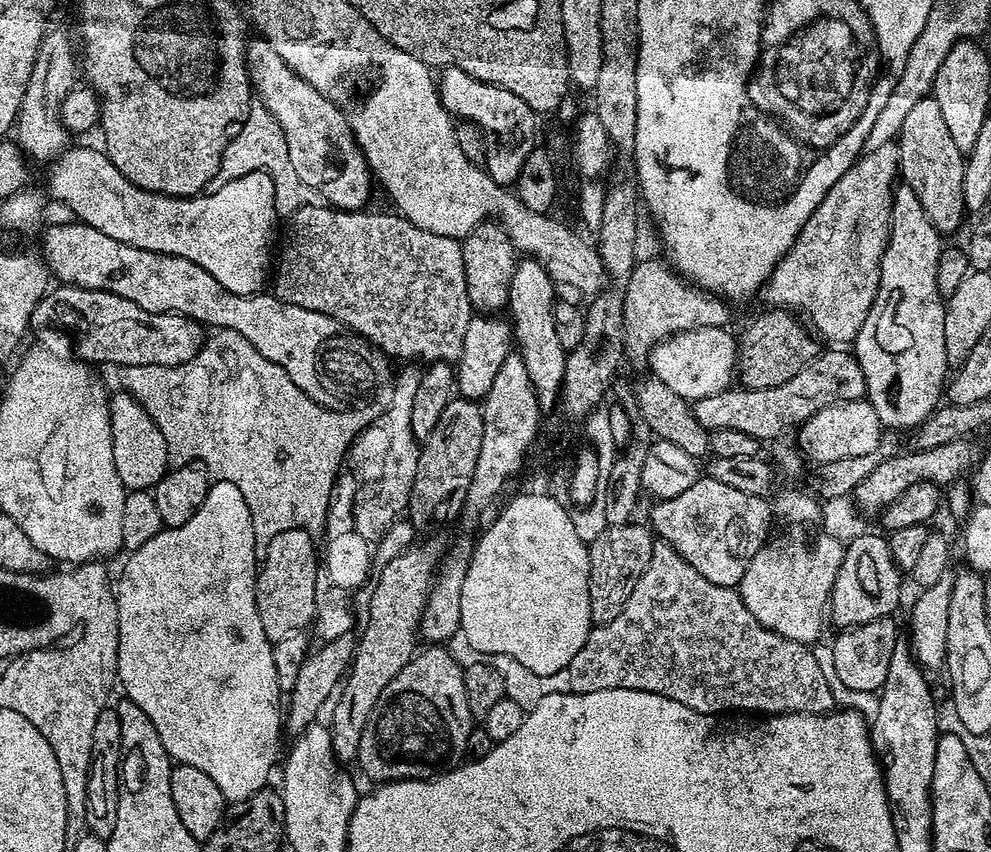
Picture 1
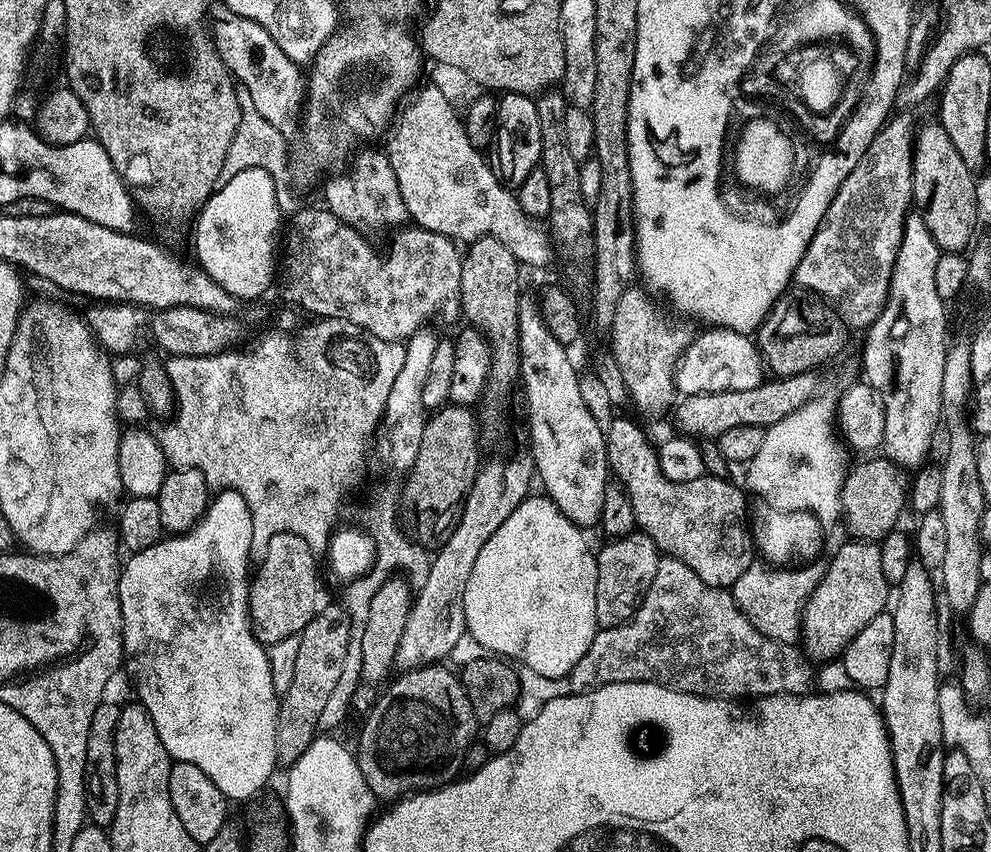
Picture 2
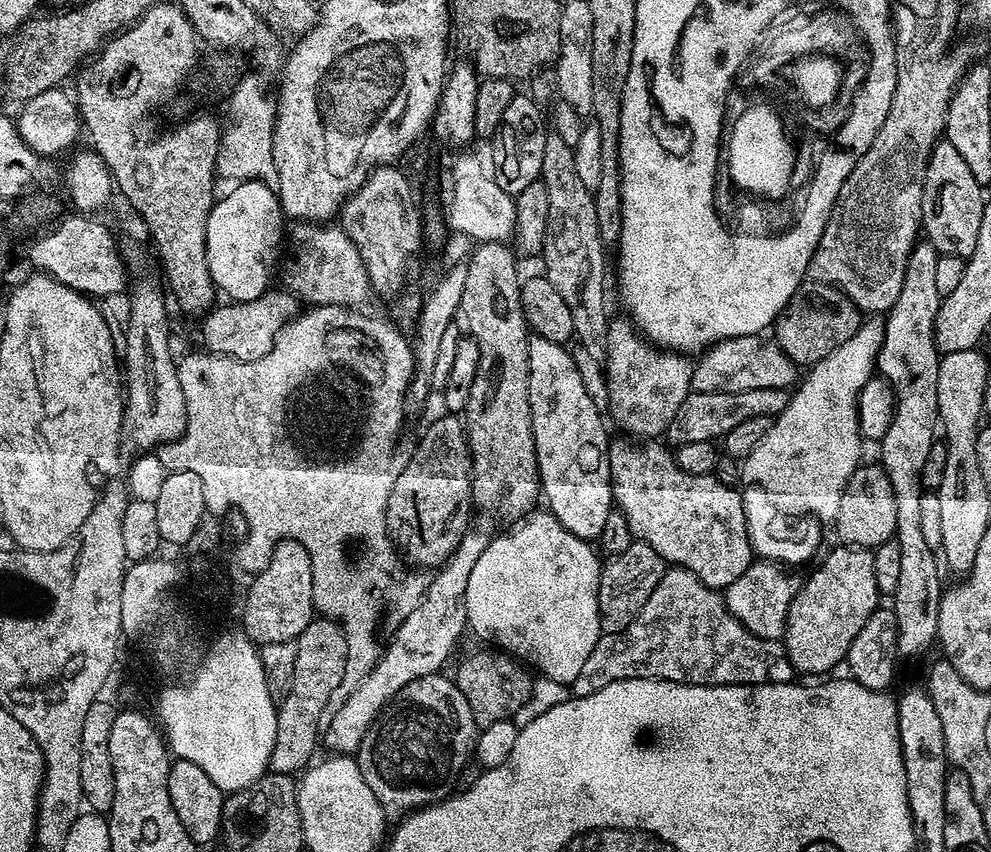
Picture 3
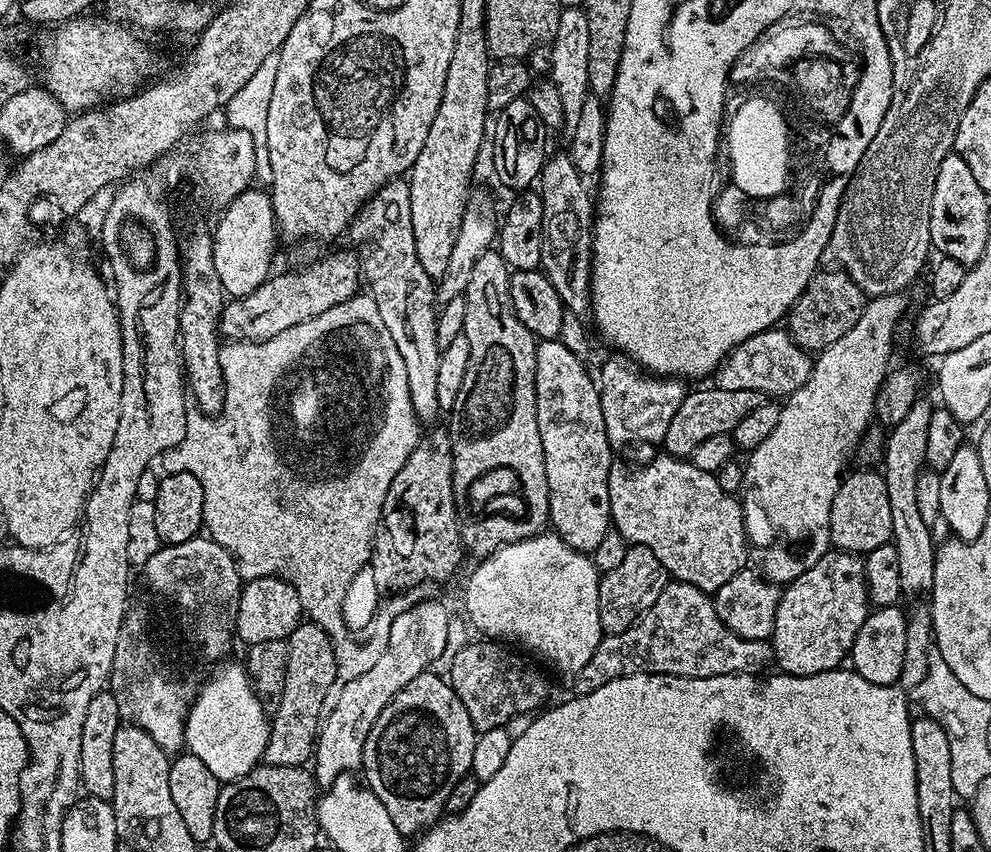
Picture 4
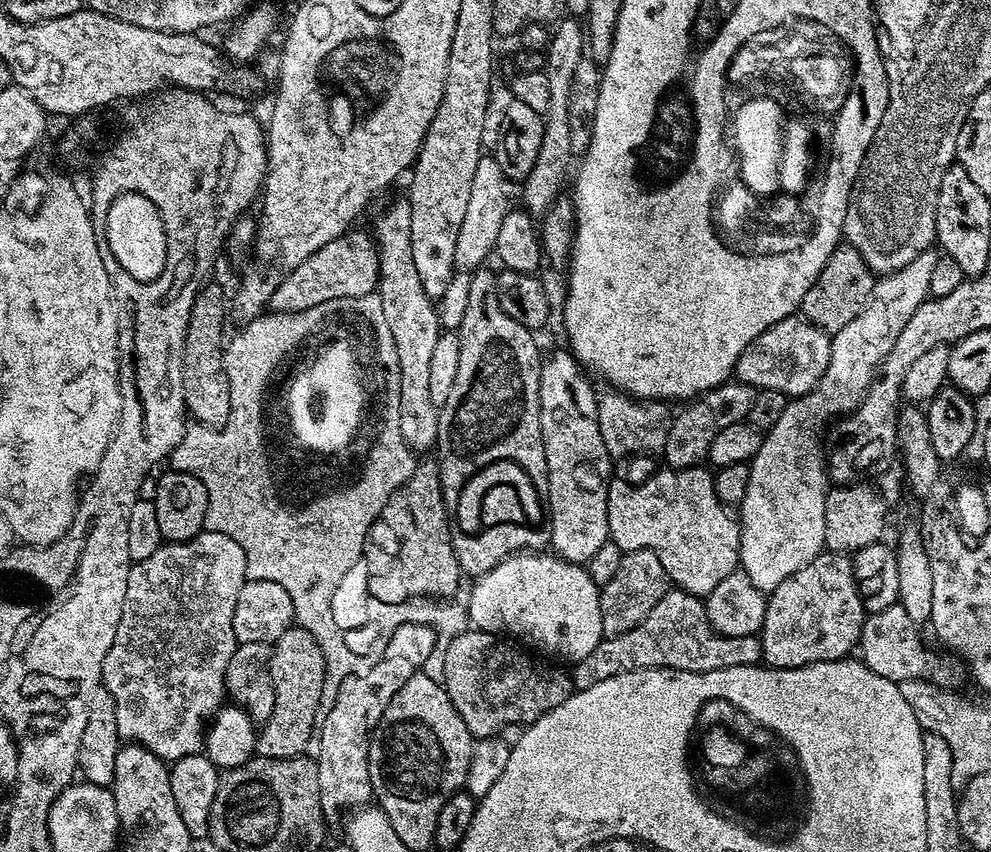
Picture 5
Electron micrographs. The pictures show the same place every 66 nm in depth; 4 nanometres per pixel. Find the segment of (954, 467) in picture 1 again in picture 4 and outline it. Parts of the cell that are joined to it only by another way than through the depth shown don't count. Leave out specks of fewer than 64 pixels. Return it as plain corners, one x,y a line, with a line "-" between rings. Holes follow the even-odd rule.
879,471
851,472
841,479
830,506
831,547
841,552
866,554
891,541
890,494
886,494
886,482

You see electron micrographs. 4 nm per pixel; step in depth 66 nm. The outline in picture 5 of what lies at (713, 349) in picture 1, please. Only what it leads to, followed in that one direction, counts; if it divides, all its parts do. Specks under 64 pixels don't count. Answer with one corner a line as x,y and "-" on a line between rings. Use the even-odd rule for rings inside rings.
799,315
787,316
782,322
771,324
761,336
754,338
736,359
735,379
742,384
766,392
781,392
785,398
805,396
816,388
826,374
830,362
832,336
811,320

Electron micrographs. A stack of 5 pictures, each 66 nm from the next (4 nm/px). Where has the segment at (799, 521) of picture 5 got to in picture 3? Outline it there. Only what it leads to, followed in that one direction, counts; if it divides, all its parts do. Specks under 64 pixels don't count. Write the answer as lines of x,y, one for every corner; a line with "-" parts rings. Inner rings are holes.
880,318
865,319
863,323
861,323
859,330
854,334
854,338
846,338
846,342
842,342
842,346
838,346
838,350
830,350
830,354
826,354
826,358
822,358
817,364
813,364
807,369
808,377
806,377
805,380
803,377
803,379
799,381
798,387
791,393
788,404
782,411
776,413
770,430
766,434
766,438
762,438
762,442
758,442
758,446
754,446
754,450
742,462
742,480
744,484
757,484
758,486
762,486
762,488
766,490
766,493
770,494
770,500
780,505
780,508
794,510
795,512
800,512
802,510
813,512
817,516
823,516
824,521
835,525
836,515
838,514
838,502
842,502
844,487
854,474
854,470
860,467
862,463
862,457
860,457
862,437
860,434
860,419
858,418
856,403
860,397
860,391
866,386
868,380
873,379
874,373
877,371
876,359
880,353
883,337
884,320

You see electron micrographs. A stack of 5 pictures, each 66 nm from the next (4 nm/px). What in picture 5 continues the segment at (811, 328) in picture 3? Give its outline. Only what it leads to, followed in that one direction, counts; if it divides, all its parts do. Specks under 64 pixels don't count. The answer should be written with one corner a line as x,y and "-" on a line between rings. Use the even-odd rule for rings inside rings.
841,243
840,247
834,250
834,254
830,254
826,266
822,266
822,274
818,274
814,286
806,290
799,311
803,319
811,320
825,332
834,334
842,330
846,322
854,322
854,318
858,318
858,314
872,297
872,287
876,281
877,277
862,258
862,254
858,254
858,250
851,244

